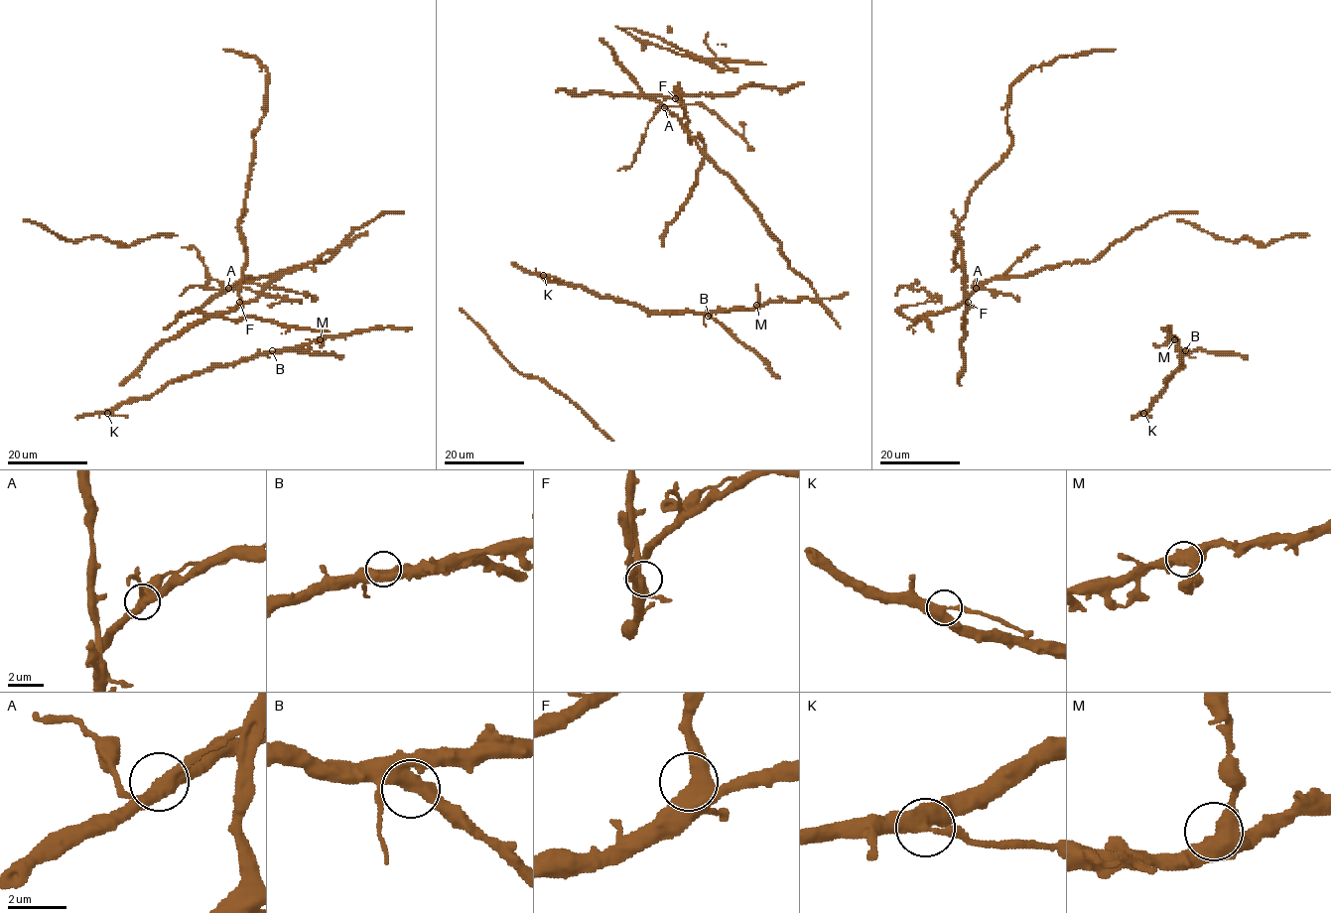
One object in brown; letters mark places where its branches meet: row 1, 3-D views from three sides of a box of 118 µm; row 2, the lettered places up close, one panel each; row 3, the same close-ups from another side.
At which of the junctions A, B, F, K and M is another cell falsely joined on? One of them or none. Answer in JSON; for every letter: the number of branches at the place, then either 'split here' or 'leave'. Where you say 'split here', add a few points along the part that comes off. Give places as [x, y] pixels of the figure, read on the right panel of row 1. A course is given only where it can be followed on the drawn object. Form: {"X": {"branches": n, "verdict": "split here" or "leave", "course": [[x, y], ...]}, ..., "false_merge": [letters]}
{"A": {"branches": 4, "verdict": "split here", "course": [[976, 288], [975, 281], [973, 285], [979, 288], [1004, 293], [1019, 300]]}, "B": {"branches": 3, "verdict": "leave"}, "F": {"branches": 4, "verdict": "leave"}, "K": {"branches": 3, "verdict": "leave"}, "M": {"branches": 3, "verdict": "leave"}, "false_merge": ["A"]}

